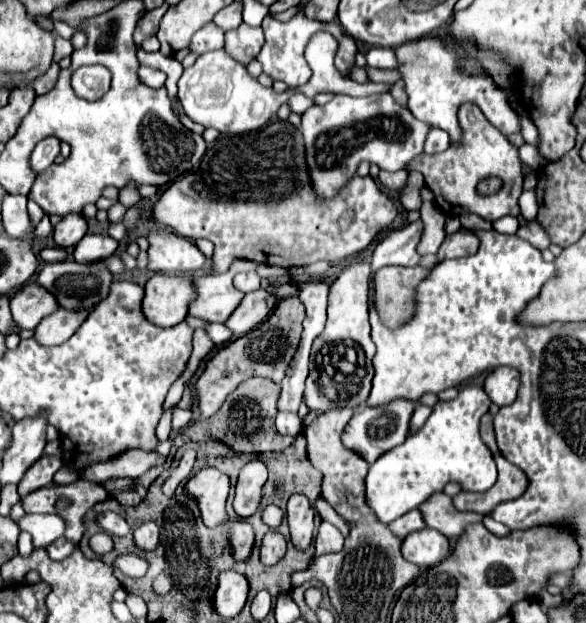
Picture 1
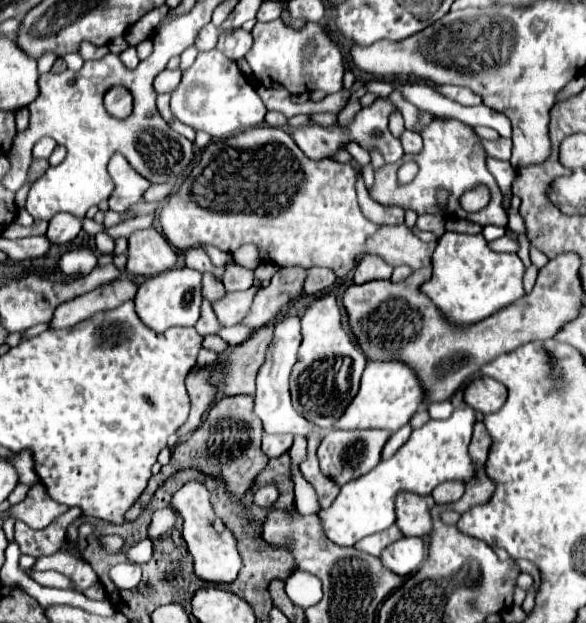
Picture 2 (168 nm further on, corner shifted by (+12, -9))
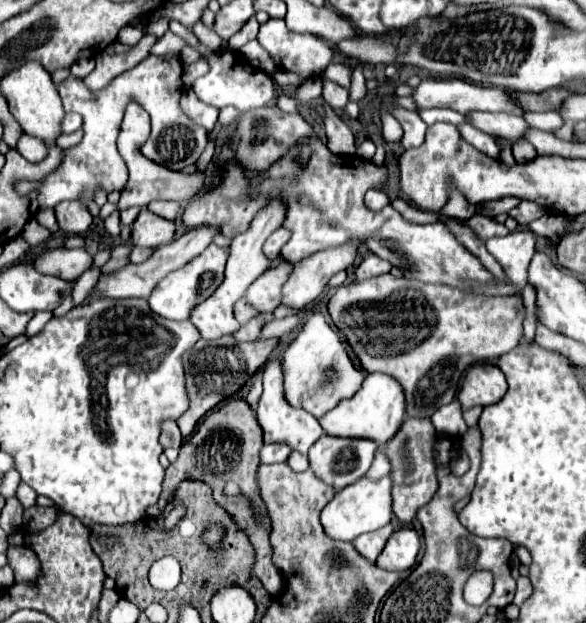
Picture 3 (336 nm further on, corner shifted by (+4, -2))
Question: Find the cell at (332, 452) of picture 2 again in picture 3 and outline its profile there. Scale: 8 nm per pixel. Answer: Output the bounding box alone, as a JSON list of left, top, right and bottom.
[308,435,376,489]

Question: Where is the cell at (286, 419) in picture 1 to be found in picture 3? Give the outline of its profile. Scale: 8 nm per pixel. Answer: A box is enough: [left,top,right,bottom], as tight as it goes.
[260,443,292,463]

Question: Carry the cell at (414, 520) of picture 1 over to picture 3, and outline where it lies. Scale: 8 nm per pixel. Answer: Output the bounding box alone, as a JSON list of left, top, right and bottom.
[352,523,396,561]

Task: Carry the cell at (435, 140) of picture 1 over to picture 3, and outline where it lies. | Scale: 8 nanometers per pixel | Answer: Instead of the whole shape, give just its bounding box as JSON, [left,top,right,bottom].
[390,109,426,149]

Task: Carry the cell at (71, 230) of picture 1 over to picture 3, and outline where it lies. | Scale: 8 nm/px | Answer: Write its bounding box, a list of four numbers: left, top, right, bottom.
[54,201,92,233]

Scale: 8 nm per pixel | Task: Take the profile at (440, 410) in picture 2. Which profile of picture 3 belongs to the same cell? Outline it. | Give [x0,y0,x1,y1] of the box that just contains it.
[432,399,466,435]

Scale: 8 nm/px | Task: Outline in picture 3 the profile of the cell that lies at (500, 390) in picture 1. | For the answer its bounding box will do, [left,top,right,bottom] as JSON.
[458,363,508,411]

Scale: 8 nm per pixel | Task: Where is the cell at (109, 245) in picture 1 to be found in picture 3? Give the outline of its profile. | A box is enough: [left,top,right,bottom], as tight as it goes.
[36,249,92,281]

